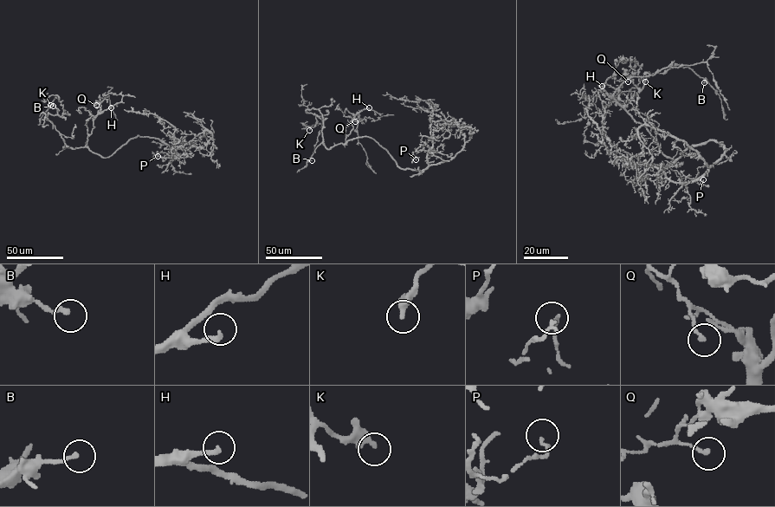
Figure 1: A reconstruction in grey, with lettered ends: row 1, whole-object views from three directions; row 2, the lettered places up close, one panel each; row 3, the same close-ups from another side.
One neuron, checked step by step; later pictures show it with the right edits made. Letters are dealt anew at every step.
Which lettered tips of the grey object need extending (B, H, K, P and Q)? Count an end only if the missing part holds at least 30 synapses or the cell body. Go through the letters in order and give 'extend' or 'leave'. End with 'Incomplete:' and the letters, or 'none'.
B: leave
H: extend
K: leave
P: leave
Q: leave
Incomplete: H

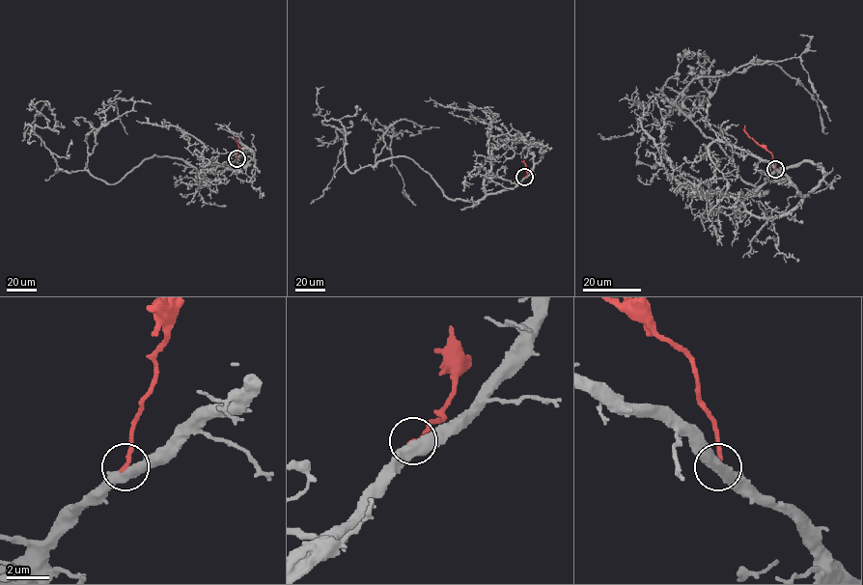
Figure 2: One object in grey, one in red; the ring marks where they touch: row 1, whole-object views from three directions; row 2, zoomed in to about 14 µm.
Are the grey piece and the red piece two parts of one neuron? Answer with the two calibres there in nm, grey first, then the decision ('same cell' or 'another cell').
500/240 nm | another cell

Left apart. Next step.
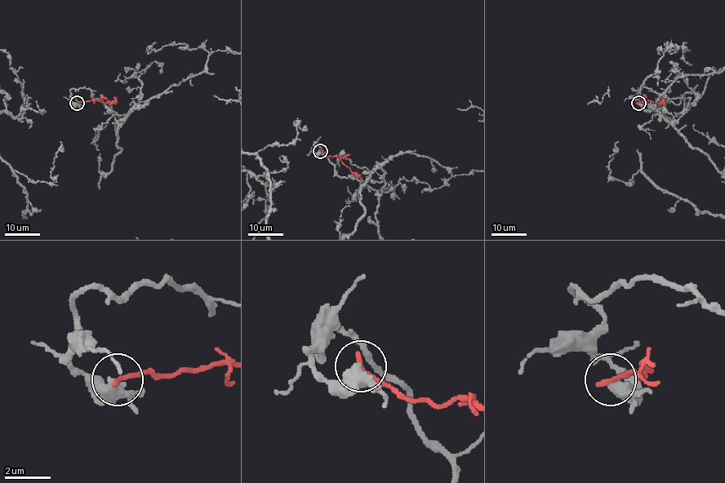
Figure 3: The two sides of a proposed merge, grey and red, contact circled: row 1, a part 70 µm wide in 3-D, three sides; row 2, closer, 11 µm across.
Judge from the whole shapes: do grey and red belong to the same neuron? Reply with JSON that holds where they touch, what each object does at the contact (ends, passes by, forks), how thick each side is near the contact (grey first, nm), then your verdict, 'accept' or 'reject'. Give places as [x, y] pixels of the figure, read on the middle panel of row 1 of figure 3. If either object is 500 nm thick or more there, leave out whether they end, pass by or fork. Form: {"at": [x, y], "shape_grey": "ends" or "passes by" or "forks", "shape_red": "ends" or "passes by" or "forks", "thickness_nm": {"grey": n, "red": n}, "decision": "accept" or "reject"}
{"at": [320, 151], "shape_grey": "passes by", "shape_red": "ends", "thickness_nm": {"grey": 480, "red": 240}, "decision": "reject"}

